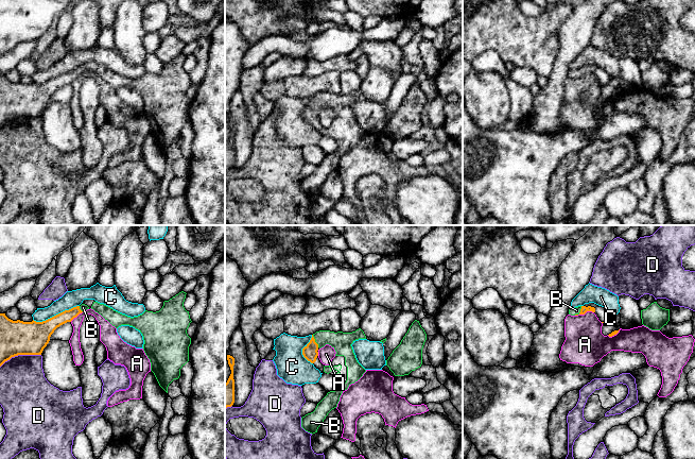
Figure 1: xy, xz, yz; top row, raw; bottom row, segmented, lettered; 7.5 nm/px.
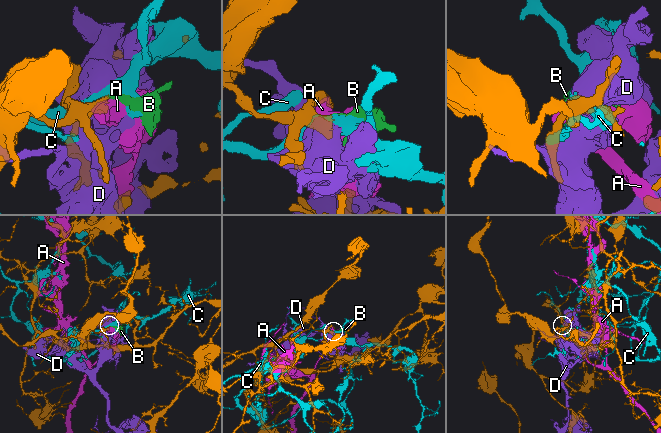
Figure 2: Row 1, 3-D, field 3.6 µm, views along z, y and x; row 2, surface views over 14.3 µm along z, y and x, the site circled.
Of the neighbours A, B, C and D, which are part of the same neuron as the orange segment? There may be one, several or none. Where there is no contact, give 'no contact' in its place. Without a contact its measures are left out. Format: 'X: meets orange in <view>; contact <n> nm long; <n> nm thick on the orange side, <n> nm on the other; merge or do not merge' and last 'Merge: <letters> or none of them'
A: meets orange in yz; contact 150 nm long; 50 nm thick on the orange side, 300 nm on the other; do not merge
B: meets orange in xz; contact 110 nm long; 110 nm thick on the orange side, 150 nm on the other; merge
C: meets orange in xy; contact 360 nm long; 240 nm thick on the orange side, 130 nm on the other; do not merge
D: meets orange in xy; contact 320 nm long; 260 nm thick on the orange side, 360 nm on the other; do not merge
Merge: B

